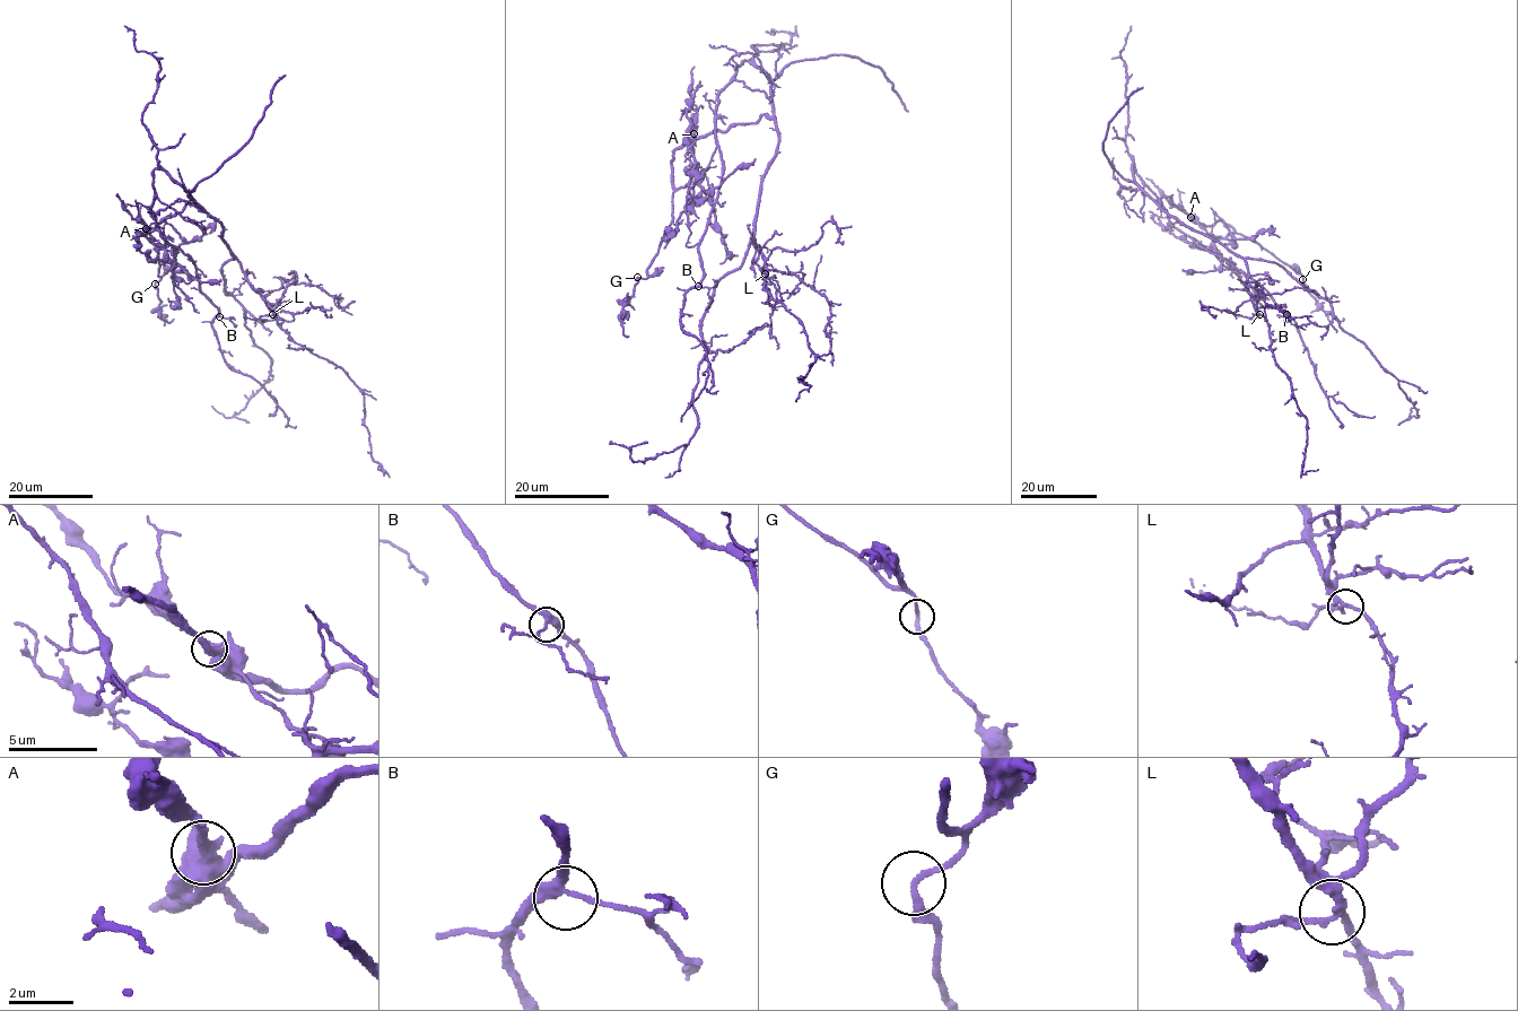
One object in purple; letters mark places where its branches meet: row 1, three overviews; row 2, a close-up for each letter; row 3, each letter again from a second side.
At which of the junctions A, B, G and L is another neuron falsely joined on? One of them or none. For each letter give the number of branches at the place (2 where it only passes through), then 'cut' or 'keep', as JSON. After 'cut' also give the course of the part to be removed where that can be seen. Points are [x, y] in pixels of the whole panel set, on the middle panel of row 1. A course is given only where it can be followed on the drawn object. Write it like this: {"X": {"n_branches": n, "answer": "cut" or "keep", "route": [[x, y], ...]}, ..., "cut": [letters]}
{"A": {"n_branches": 2, "answer": "keep"}, "B": {"n_branches": 3, "answer": "keep"}, "G": {"n_branches": 2, "answer": "keep"}, "L": {"n_branches": 3, "answer": "keep"}, "cut": []}

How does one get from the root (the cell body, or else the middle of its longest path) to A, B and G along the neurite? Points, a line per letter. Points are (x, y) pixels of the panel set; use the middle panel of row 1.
A: (756, 121), (735, 123), (701, 138), (694, 133)
B: (756, 121), (692, 142), (689, 158), (700, 176), (717, 147), (723, 160), (717, 201), (698, 245), (698, 286)
G: (756, 121), (712, 131), (692, 142), (691, 177), (672, 193), (670, 225), (647, 277), (637, 278)

